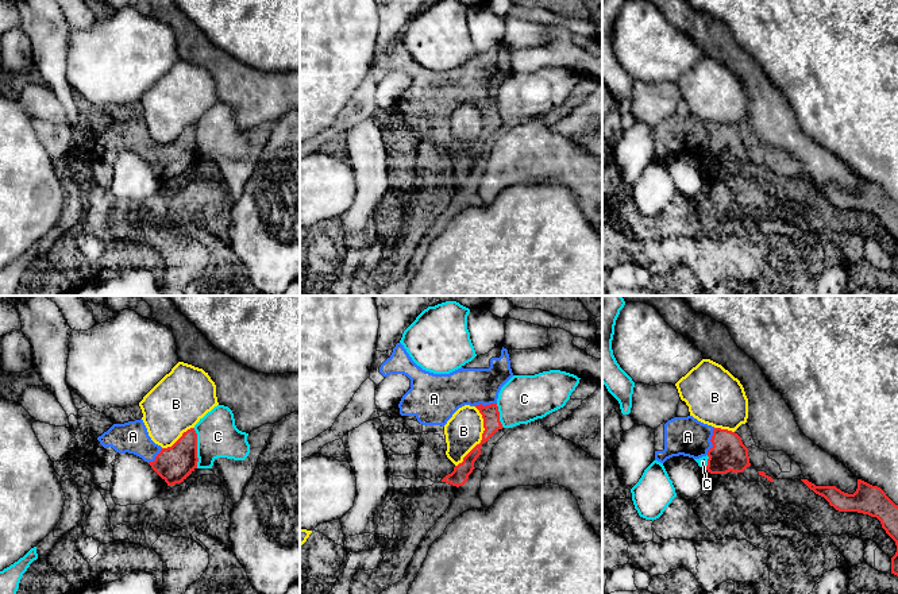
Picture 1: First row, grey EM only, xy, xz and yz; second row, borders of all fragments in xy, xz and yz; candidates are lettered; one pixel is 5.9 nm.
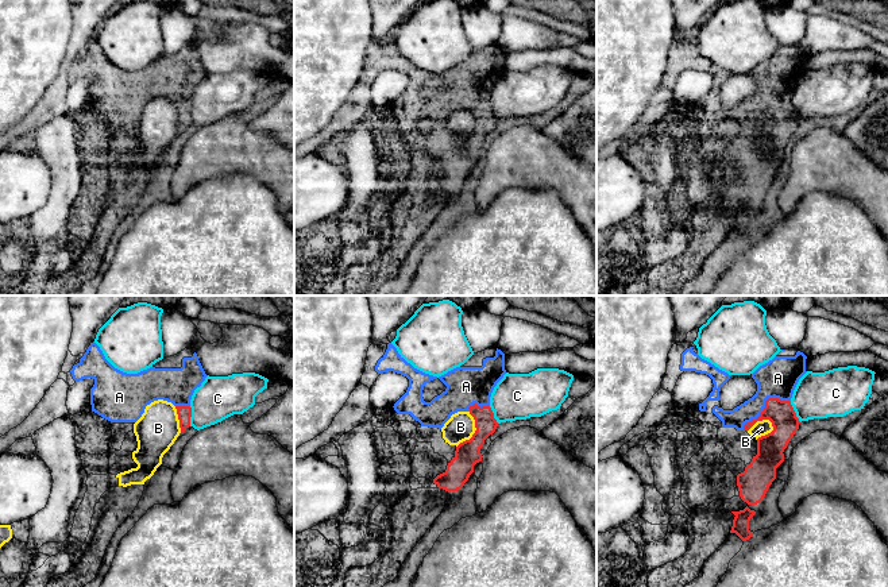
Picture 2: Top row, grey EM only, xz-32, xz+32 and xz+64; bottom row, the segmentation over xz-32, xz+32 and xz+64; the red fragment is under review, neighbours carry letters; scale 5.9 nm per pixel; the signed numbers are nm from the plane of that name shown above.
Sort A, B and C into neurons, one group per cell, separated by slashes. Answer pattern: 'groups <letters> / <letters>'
groups A / B / C

